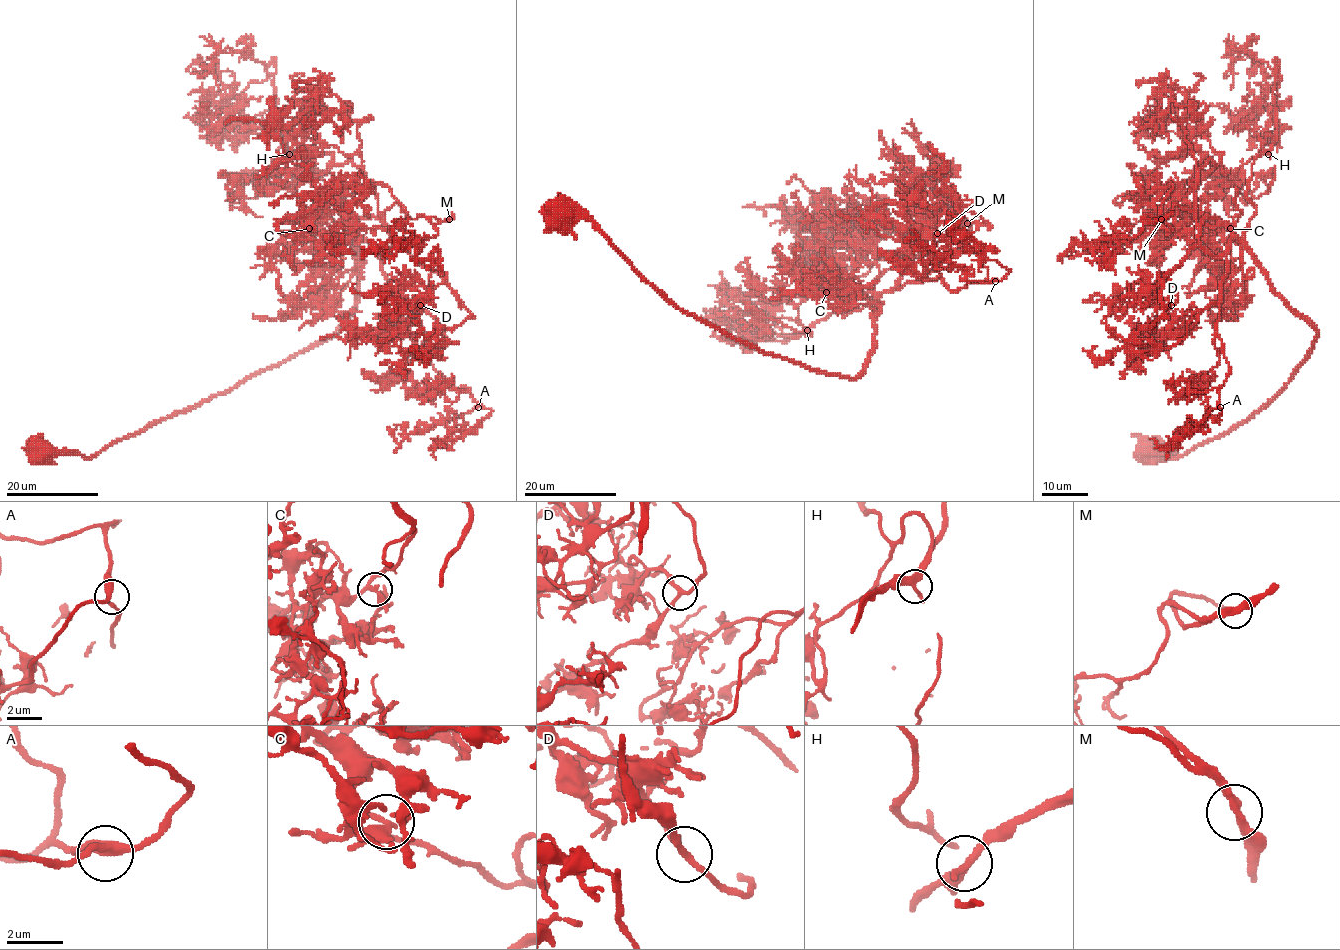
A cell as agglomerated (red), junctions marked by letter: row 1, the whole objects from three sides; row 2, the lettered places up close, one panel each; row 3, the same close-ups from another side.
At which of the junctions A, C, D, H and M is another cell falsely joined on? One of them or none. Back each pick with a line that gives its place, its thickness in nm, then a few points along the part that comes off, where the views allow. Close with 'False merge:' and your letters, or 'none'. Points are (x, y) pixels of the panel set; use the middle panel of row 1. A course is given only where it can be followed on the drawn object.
False merge: none

